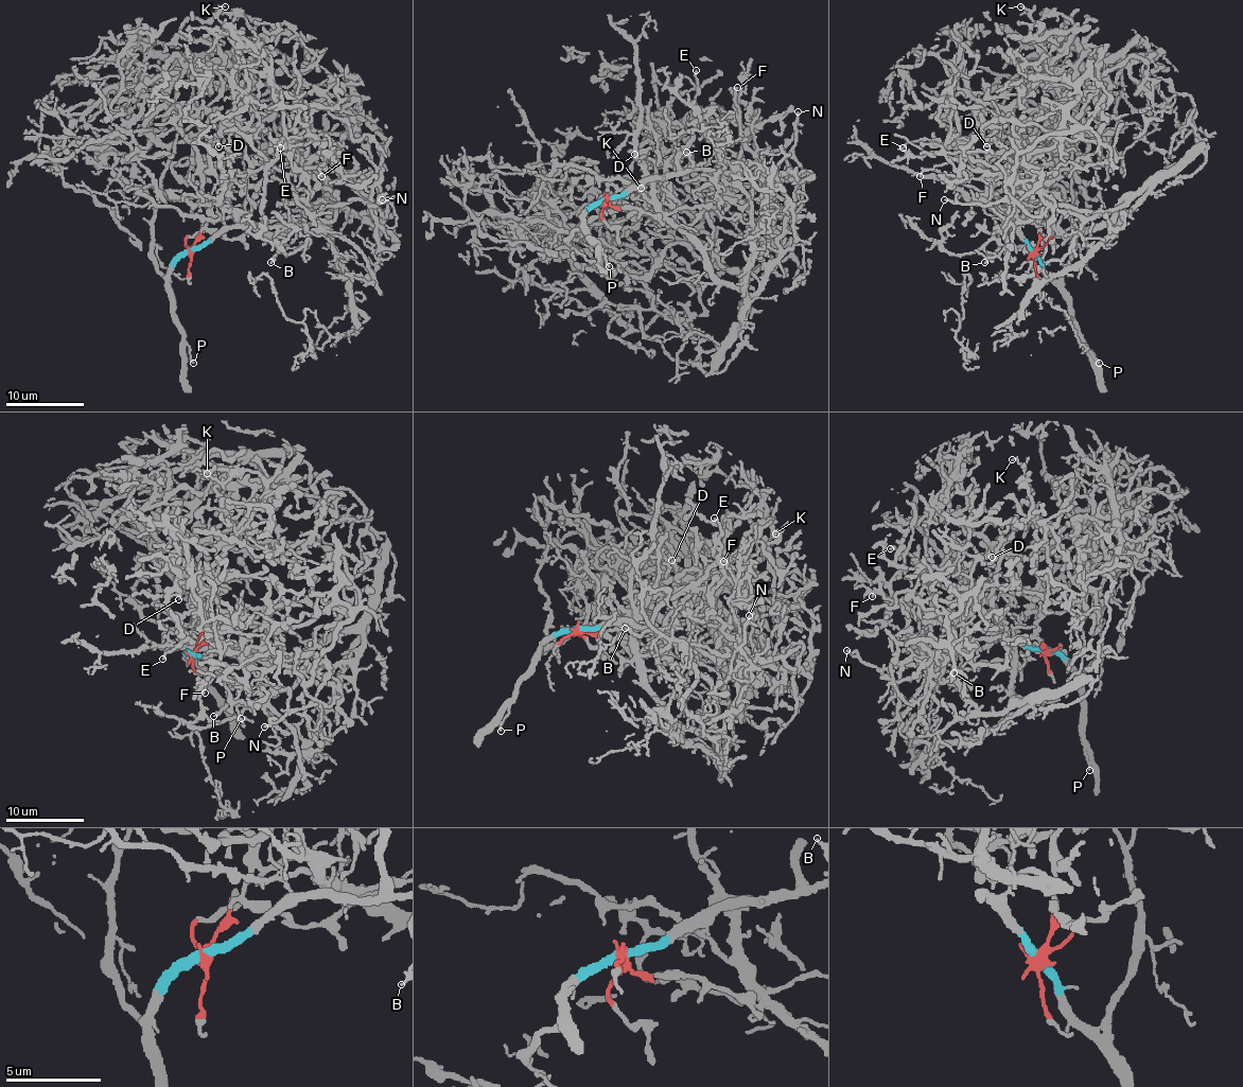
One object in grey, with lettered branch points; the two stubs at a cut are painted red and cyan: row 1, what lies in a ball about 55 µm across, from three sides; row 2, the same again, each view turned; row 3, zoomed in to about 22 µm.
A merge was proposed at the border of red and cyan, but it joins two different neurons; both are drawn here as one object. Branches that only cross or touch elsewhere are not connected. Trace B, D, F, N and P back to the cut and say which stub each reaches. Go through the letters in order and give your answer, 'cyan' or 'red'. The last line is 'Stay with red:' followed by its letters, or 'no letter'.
B: cyan
D: red
F: red
N: cyan
P: cyan
Stay with red: D, F

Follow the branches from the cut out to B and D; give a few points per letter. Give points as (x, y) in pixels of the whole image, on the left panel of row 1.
B: (190, 252), (232, 227), (274, 227), (276, 248), (269, 262)
D: (190, 252), (204, 229), (217, 229), (229, 239), (241, 237), (248, 229), (211, 167), (215, 136), (220, 145)

